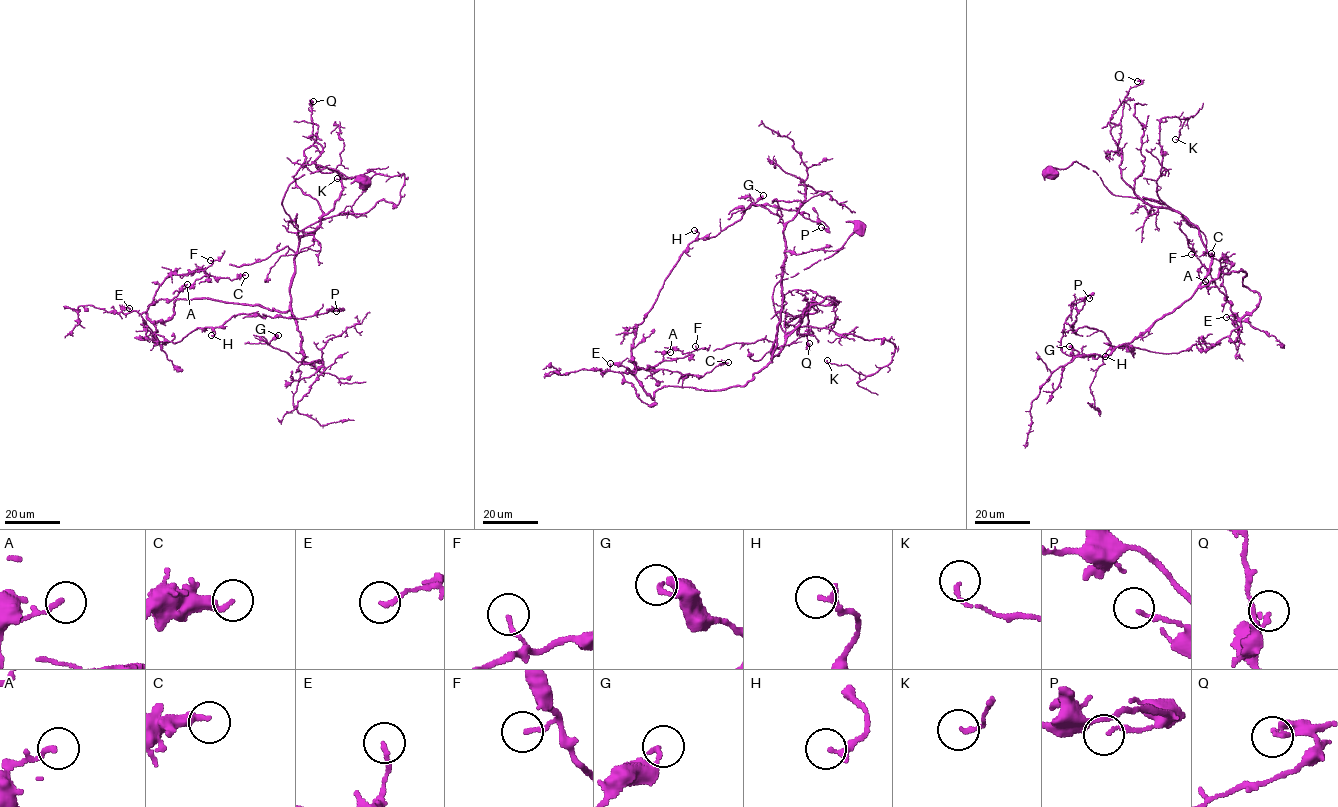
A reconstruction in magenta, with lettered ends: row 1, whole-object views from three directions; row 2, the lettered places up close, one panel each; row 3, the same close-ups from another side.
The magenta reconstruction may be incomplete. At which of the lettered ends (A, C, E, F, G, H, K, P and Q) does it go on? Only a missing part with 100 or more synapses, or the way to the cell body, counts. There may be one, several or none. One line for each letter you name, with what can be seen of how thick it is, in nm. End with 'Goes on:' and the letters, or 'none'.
Goes on: none

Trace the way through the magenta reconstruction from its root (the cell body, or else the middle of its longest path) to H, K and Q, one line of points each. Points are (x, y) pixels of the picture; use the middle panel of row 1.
H: (859, 227), (774, 287), (785, 344), (745, 384), (653, 399), (634, 375), (635, 324), (694, 230)
K: (859, 227), (831, 256), (774, 287), (786, 333), (827, 328), (895, 345), (889, 363), (861, 380), (827, 360)
Q: (859, 227), (774, 287), (785, 336), (834, 298), (808, 303), (809, 343)

